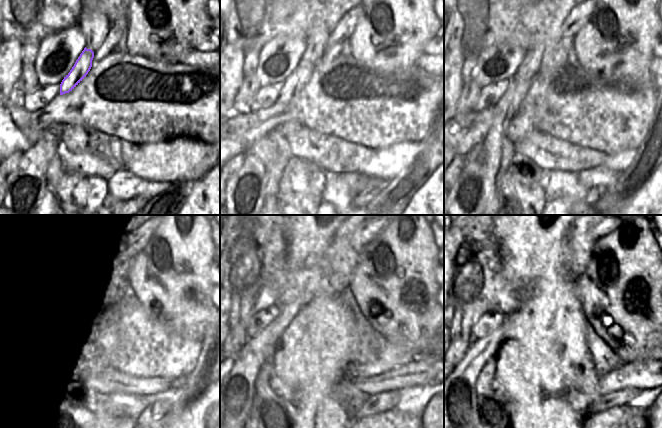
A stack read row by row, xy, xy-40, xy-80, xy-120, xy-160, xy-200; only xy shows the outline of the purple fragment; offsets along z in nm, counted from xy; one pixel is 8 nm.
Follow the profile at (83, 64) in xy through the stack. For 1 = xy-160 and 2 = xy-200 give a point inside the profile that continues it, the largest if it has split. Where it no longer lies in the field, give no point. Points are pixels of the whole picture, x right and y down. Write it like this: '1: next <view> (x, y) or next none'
1: next xy-160 (240, 380)
2: next xy-200 (464, 376)

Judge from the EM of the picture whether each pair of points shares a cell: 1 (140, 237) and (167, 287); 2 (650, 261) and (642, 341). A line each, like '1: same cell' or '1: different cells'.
1: different cells
2: same cell

